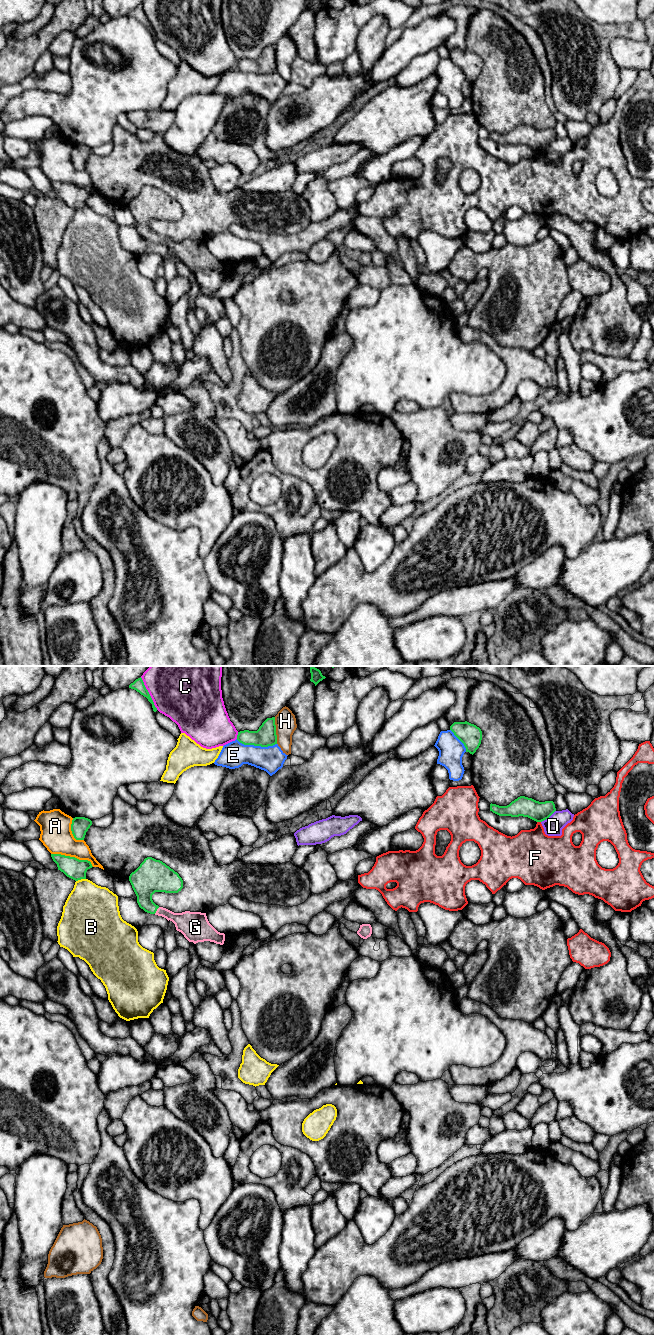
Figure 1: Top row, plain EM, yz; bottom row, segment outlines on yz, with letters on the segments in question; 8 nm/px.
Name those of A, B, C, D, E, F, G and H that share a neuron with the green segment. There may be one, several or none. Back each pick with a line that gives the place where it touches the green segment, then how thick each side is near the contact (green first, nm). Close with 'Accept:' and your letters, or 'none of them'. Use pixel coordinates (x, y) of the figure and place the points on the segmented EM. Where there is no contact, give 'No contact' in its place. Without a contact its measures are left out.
G: Touches green at yz (156, 910). Thickness 240 nm (green) against 160 nm
Accept: G

